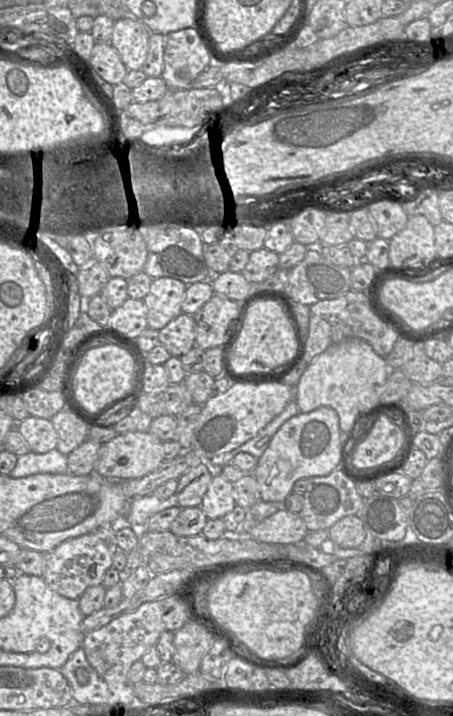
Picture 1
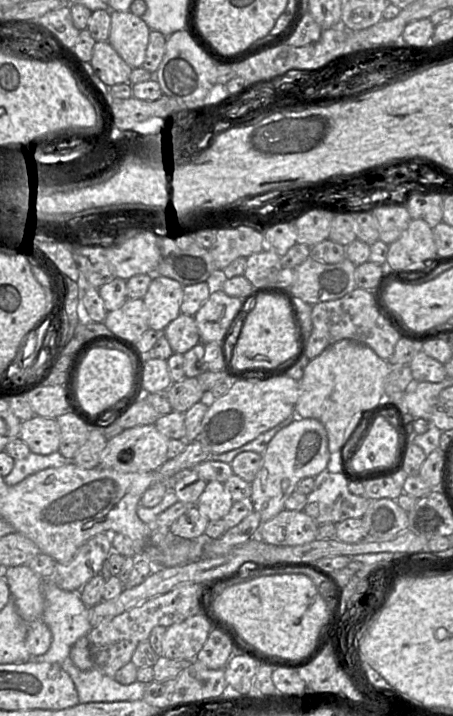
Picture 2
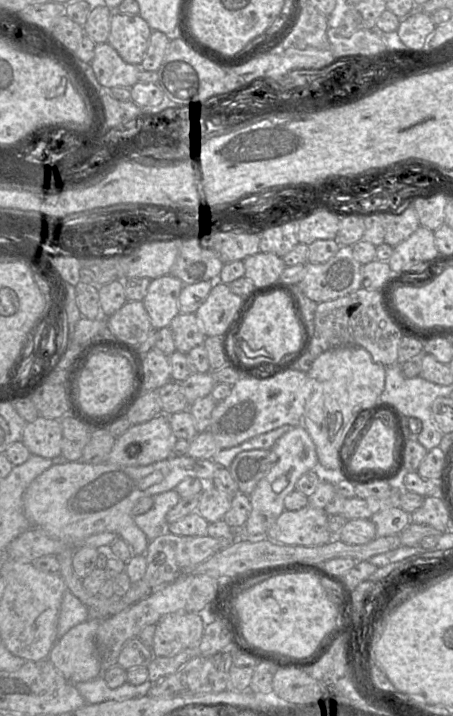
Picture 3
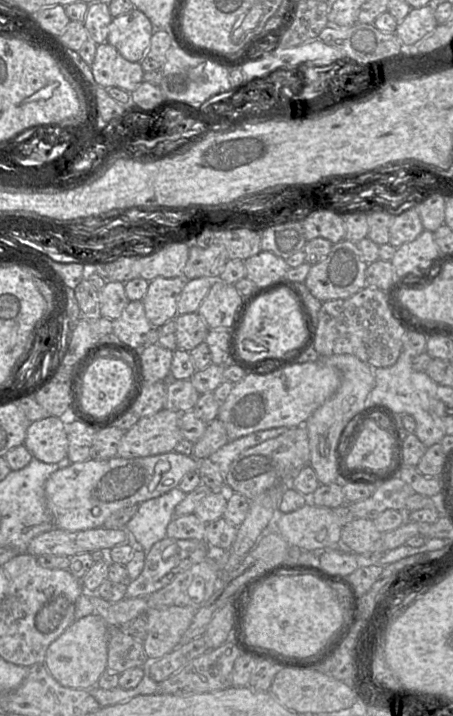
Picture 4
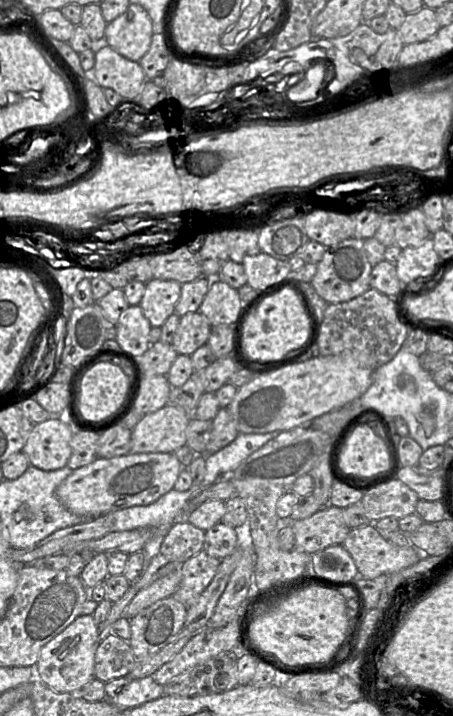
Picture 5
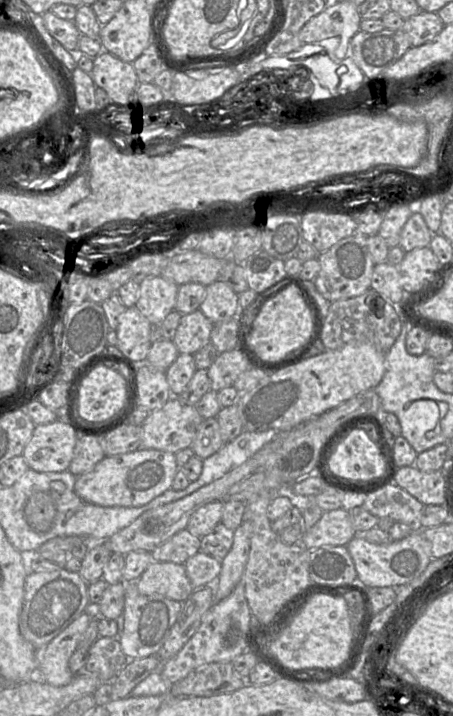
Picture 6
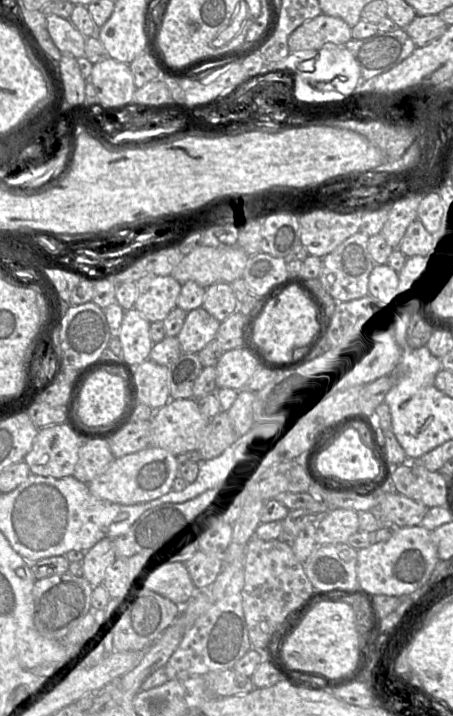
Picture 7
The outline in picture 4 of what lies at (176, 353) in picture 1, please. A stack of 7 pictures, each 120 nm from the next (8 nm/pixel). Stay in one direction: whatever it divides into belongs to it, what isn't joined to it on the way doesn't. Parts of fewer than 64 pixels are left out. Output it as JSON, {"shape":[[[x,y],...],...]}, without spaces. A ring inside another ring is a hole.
{"shape":[[[197,312],[178,314],[174,321],[178,349],[190,352],[200,343],[205,342],[210,329]]]}

